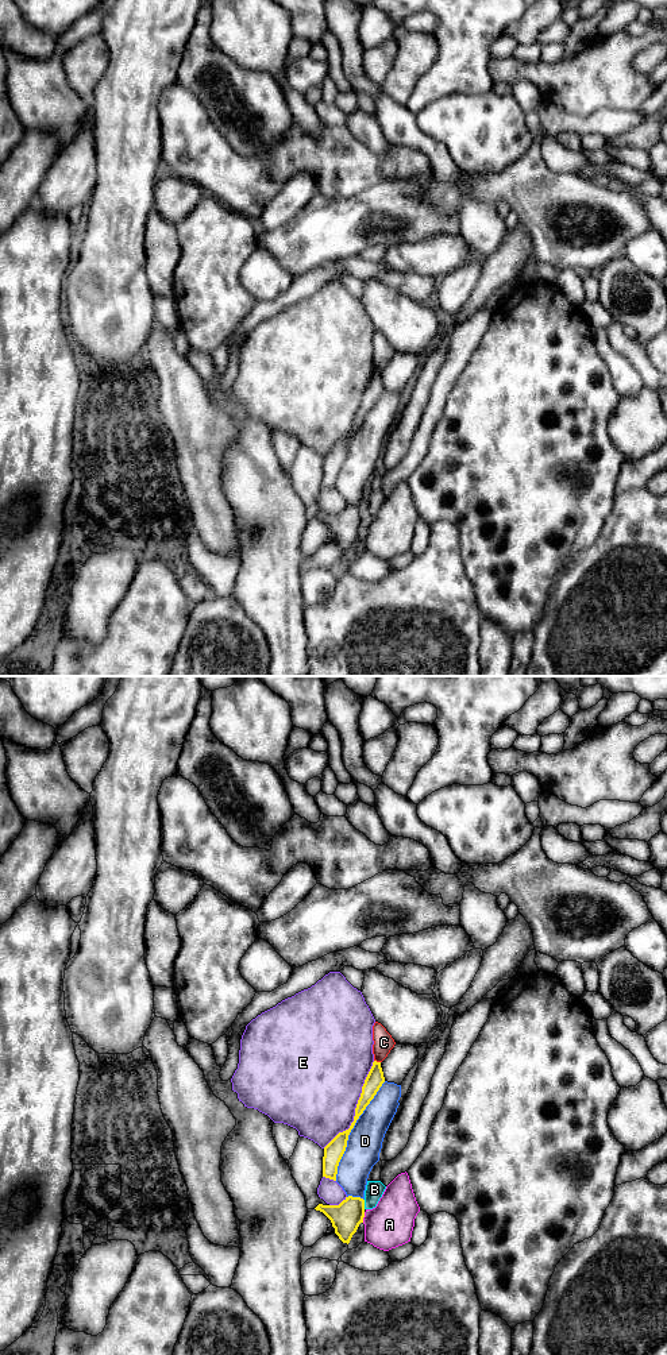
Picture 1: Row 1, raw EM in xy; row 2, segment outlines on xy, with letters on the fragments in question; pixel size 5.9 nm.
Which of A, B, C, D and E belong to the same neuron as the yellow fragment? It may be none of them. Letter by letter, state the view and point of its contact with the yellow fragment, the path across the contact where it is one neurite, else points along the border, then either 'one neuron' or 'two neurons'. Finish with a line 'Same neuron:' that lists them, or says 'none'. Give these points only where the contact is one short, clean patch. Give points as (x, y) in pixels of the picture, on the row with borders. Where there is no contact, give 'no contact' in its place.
A: contact xy (363, 1216); two neurons
B: contact xy (363, 1204); two neurons
C: contact xy (376, 1061); border xy (374, 1060), (380, 1062); two neurons
D: contact xy (350, 1131); two neurons
E: contact xy (357, 1107); two neurons
Same neuron: none

